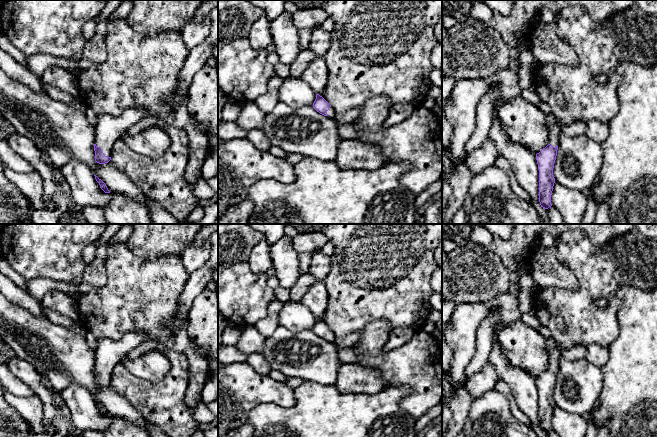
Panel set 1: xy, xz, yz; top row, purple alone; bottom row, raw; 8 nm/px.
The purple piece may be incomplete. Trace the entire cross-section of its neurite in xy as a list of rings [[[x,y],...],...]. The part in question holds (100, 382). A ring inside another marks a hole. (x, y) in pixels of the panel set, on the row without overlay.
[[[132,331],[119,340],[95,340],[95,385],[99,388],[108,387],[111,384],[111,373],[116,364],[147,339],[148,336],[143,332]]]

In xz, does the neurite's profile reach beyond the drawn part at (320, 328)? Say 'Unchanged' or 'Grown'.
Grown

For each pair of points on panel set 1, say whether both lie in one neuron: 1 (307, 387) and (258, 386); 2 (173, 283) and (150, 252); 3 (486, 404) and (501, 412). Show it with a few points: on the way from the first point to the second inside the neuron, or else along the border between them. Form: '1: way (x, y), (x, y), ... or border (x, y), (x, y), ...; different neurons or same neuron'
1: border (294, 390), (295, 402), (291, 406), (273, 403); different neurons
2: border (131, 252), (145, 259), (166, 255), (177, 256); different neurons
3: way (490, 408), (497, 412); same neuron

